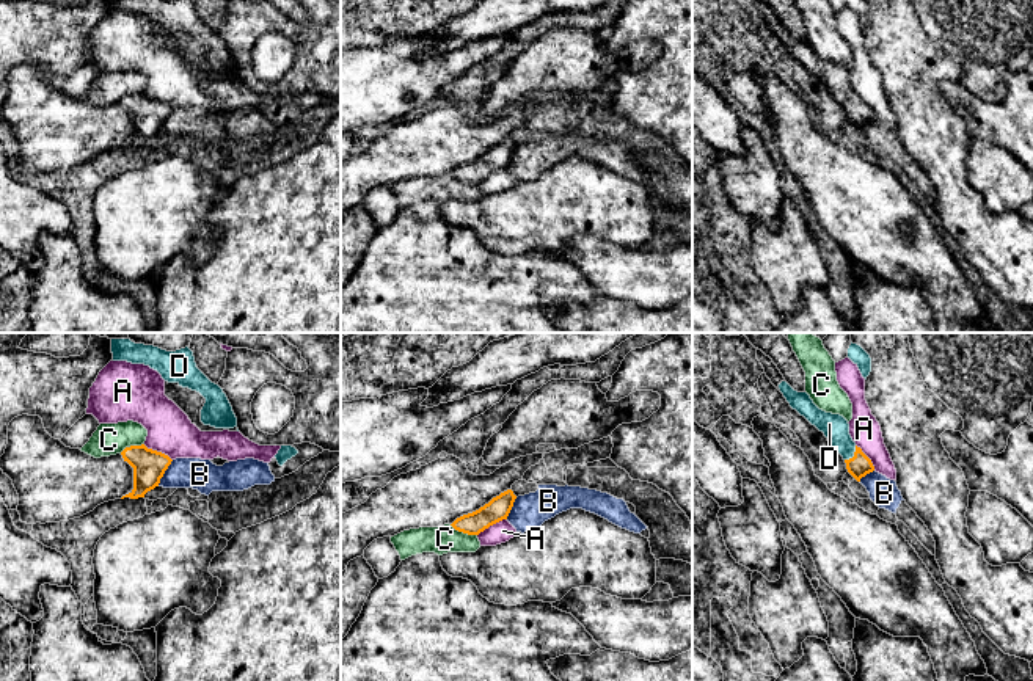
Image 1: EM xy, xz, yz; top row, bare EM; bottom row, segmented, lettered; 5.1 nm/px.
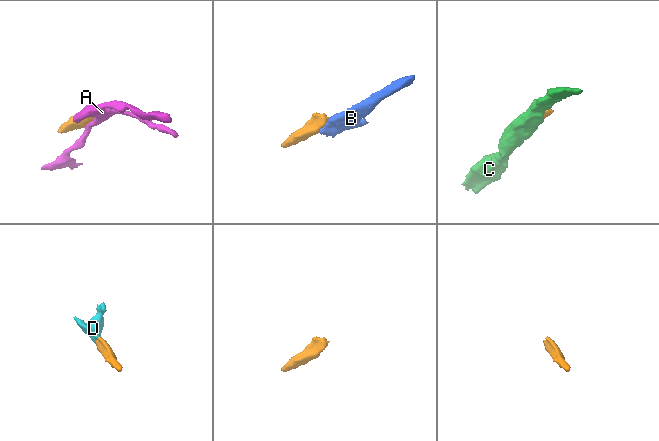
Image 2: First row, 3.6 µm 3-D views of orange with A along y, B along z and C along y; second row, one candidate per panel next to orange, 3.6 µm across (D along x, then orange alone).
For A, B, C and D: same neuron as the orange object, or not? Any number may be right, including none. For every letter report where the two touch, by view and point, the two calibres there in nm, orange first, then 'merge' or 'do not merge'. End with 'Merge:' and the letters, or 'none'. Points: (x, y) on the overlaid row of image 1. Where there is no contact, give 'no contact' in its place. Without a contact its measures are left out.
A: meets orange in xz at (492, 524); 120 nm thick on the orange side, 110 nm on the other; do not merge
B: meets orange in xy at (164, 473); 160 nm thick on the orange side, 160 nm on the other; do not merge
C: meets orange in xz at (463, 532); 120 nm thick on the orange side, 140 nm on the other; do not merge
D: meets orange in yz at (854, 455); 110 nm thick on the orange side, 140 nm on the other; merge
Merge: D

